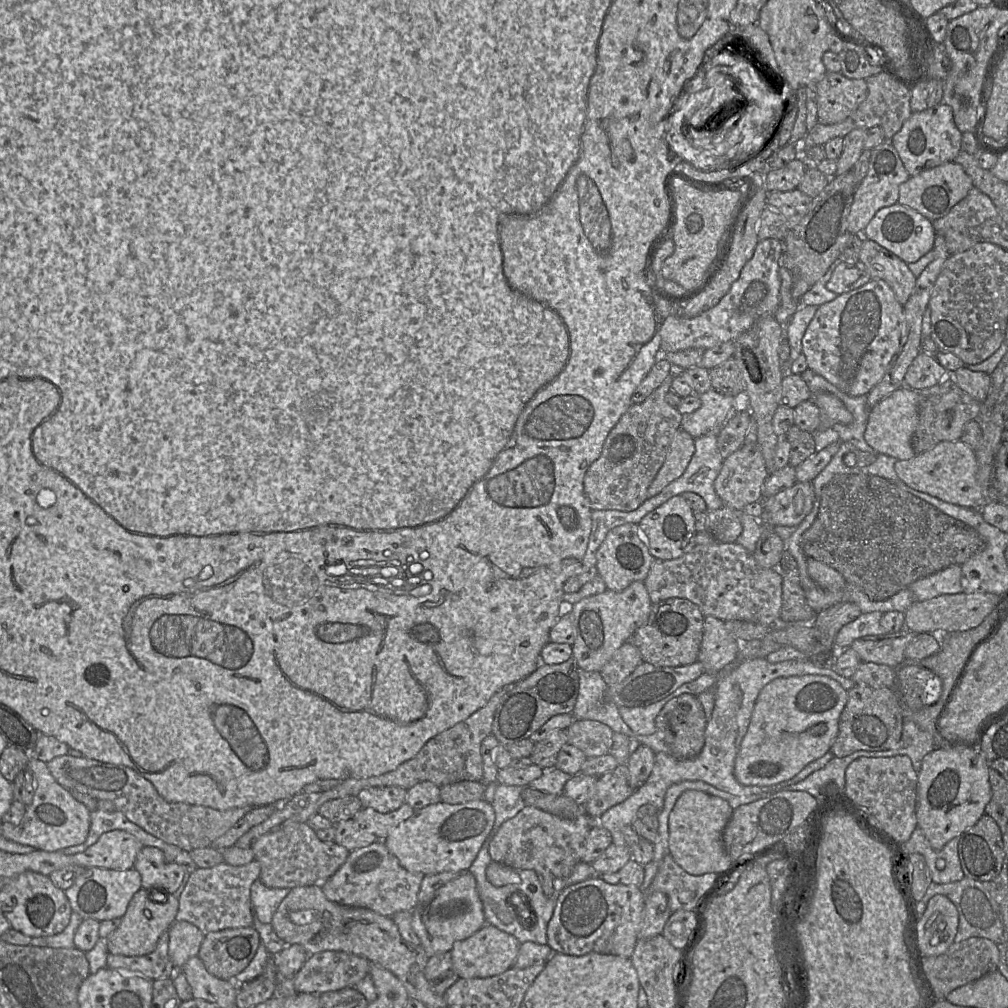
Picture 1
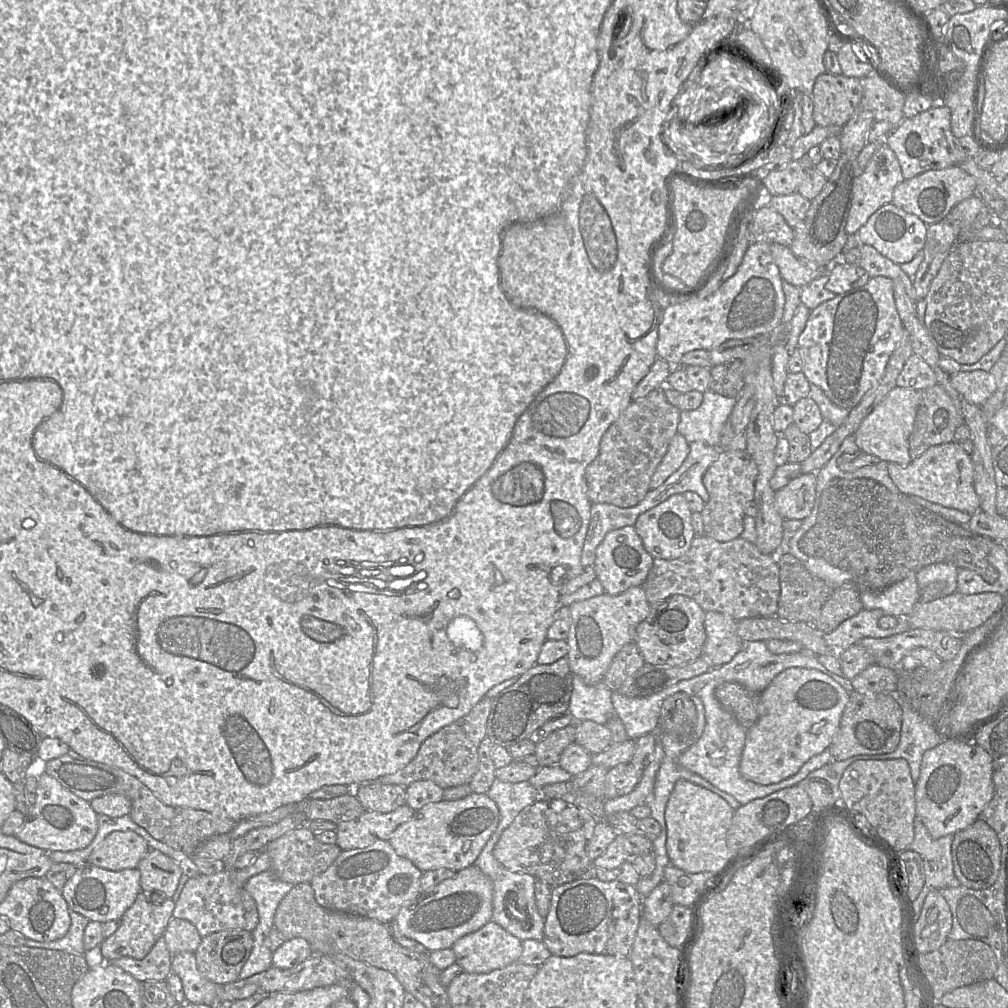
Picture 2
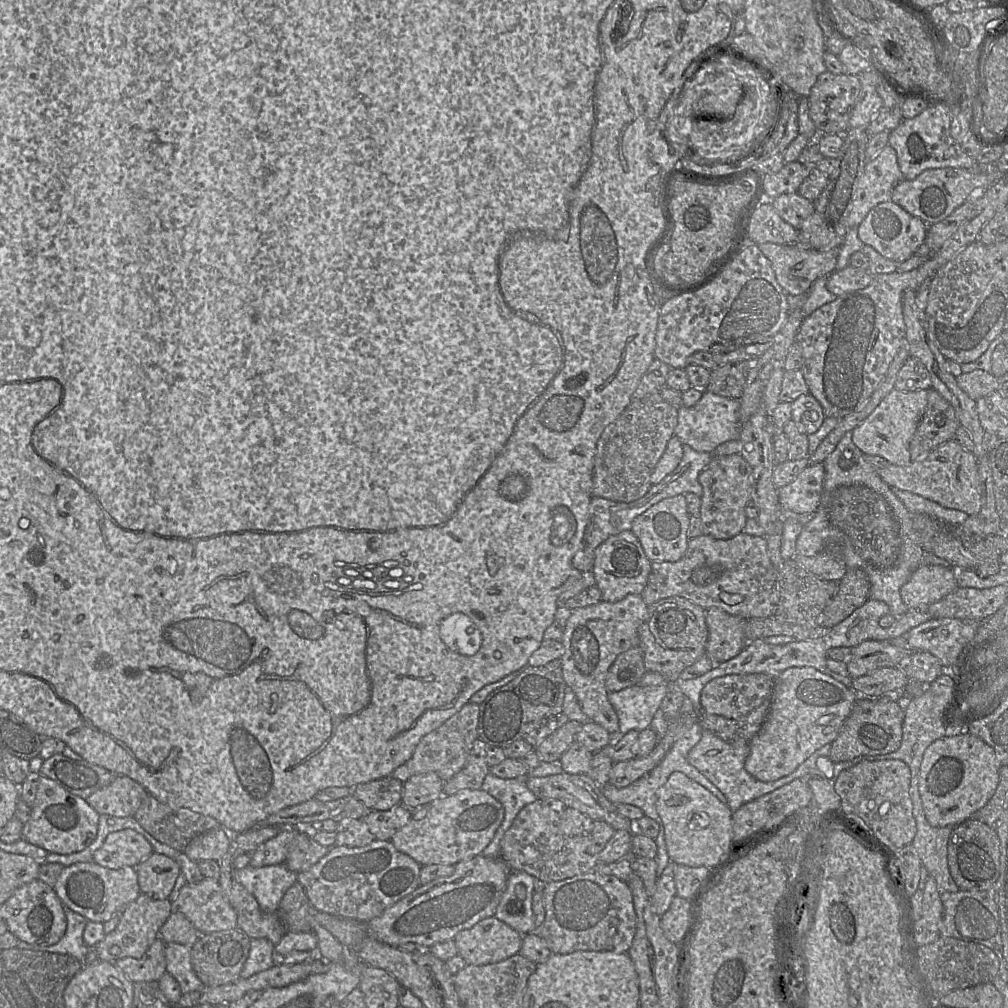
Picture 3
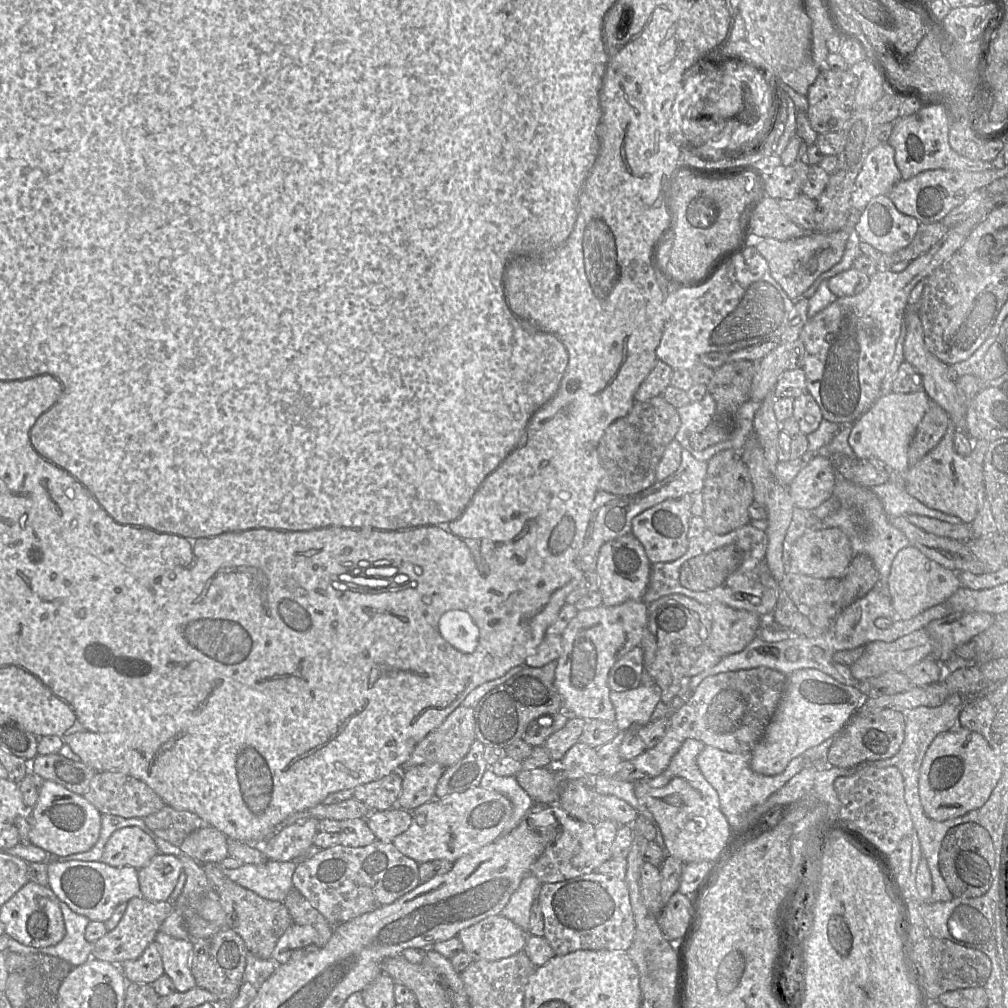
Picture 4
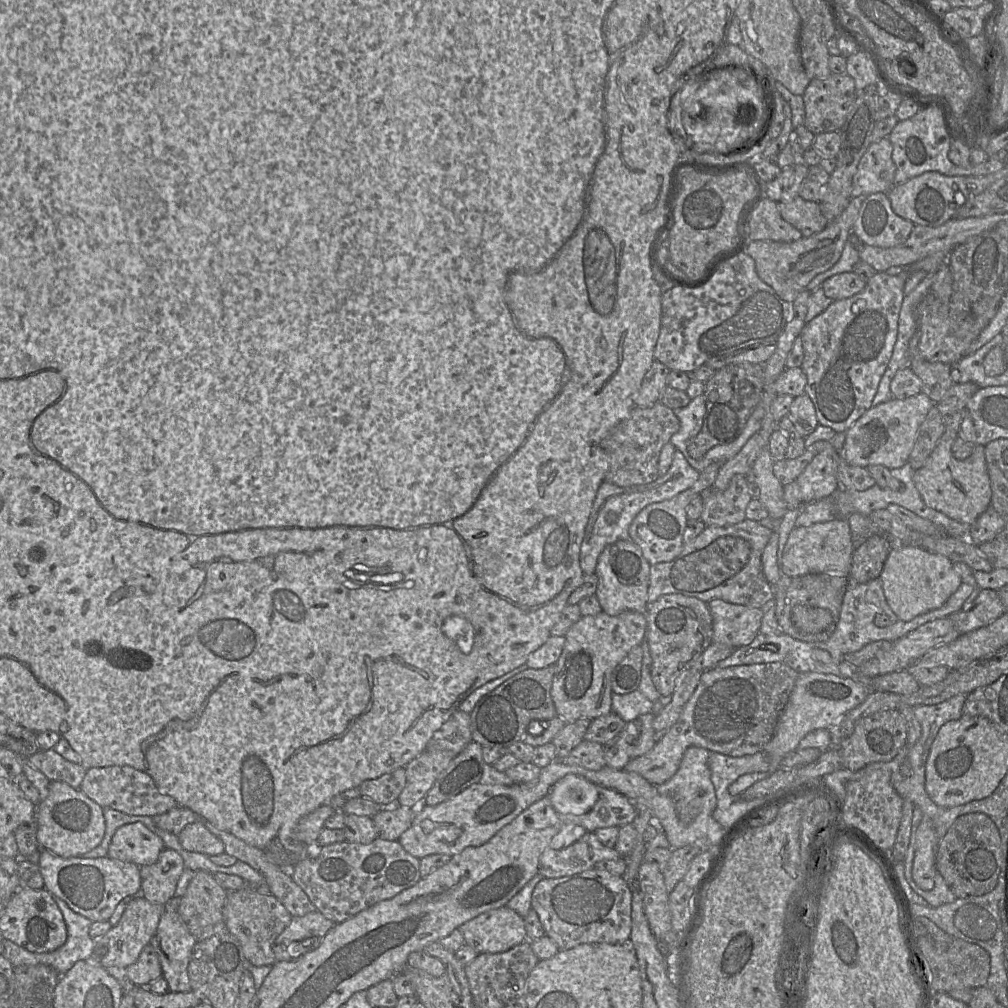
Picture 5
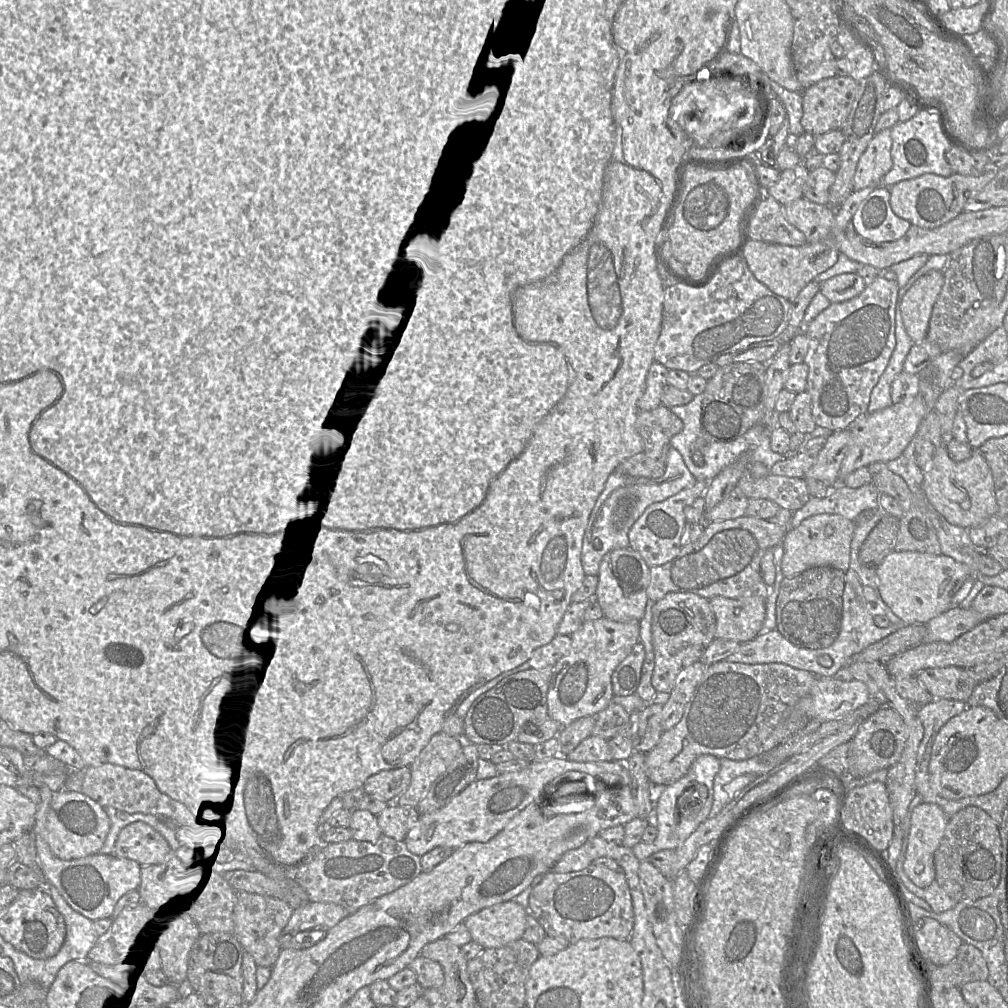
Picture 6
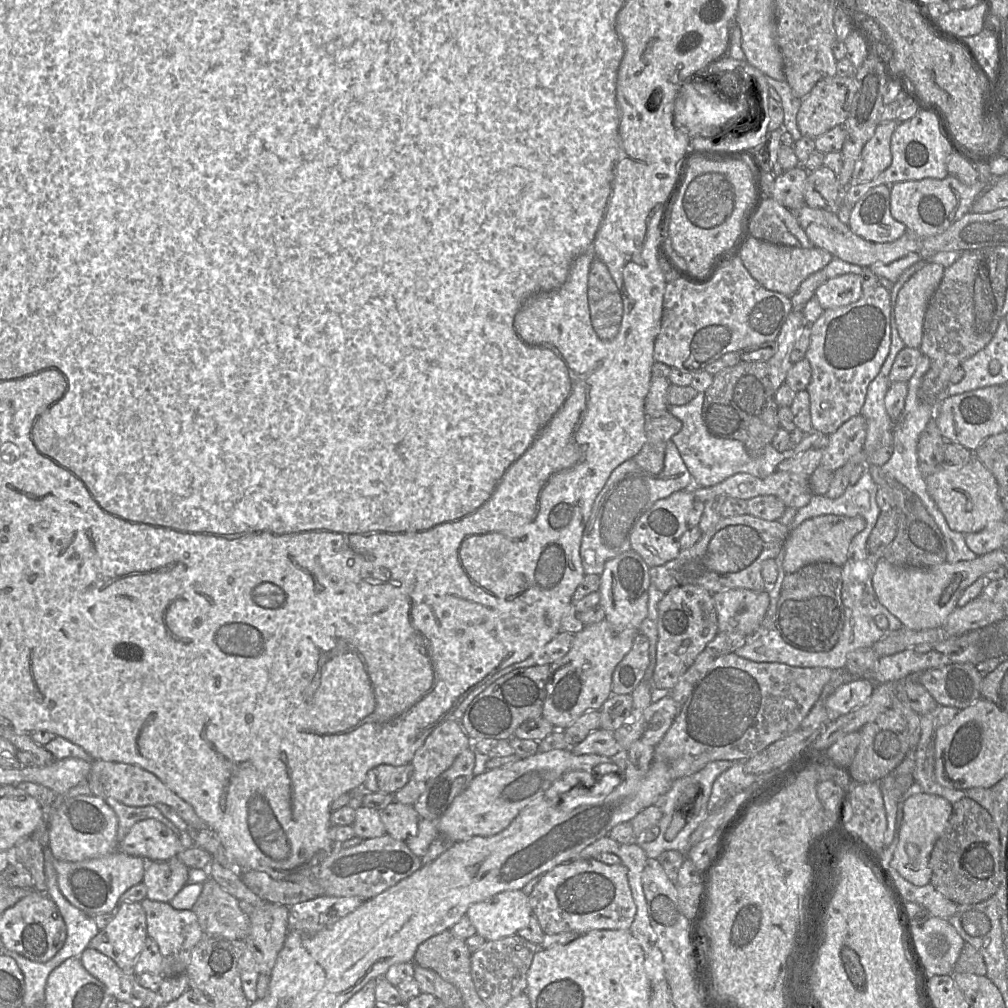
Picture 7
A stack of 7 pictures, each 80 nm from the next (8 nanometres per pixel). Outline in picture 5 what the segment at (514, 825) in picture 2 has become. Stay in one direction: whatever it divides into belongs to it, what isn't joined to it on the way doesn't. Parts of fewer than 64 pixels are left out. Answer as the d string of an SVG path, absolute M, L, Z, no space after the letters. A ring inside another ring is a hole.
M565 824L540 857L539 873L544 878L572 876L592 869L602 860L623 858L616 849L603 845L595 832L586 832L578 840L563 847L563 839L573 824Z

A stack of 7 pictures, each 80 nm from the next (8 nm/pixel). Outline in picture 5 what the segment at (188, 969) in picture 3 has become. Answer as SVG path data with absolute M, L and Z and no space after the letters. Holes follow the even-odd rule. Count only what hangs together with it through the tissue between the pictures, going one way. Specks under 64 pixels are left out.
M164 909L150 943L155 949L169 990L191 990L188 963L197 940L189 932L177 909Z

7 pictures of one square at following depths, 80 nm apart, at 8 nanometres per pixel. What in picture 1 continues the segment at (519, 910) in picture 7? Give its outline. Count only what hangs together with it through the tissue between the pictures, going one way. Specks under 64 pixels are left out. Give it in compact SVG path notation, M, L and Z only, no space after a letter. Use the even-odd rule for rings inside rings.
M485 924L465 940L456 941L451 950L452 970L459 978L487 978L511 968L517 958L520 942L513 935Z

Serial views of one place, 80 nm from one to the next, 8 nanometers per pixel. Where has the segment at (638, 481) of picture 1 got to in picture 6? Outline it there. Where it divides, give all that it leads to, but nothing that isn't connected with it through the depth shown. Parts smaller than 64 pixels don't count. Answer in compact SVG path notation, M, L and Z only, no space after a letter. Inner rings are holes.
M662 404L650 411L639 411L636 429L642 438L643 450L624 460L614 471L619 471L633 478L659 478L666 469L666 456L668 449L671 447L670 439L683 429L683 422L668 407Z

